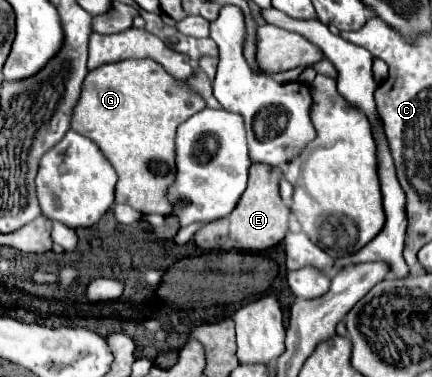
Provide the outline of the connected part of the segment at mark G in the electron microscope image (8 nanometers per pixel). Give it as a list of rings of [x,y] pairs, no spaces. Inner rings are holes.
[[[121,60],[111,64],[101,64],[91,70],[83,82],[81,98],[71,116],[71,130],[93,140],[109,164],[115,168],[119,180],[115,186],[115,204],[127,204],[141,214],[163,214],[169,216],[169,202],[165,190],[173,182],[175,160],[173,160],[173,138],[181,122],[191,118],[195,112],[203,110],[205,102],[183,82],[171,78],[163,66],[153,60]]]

